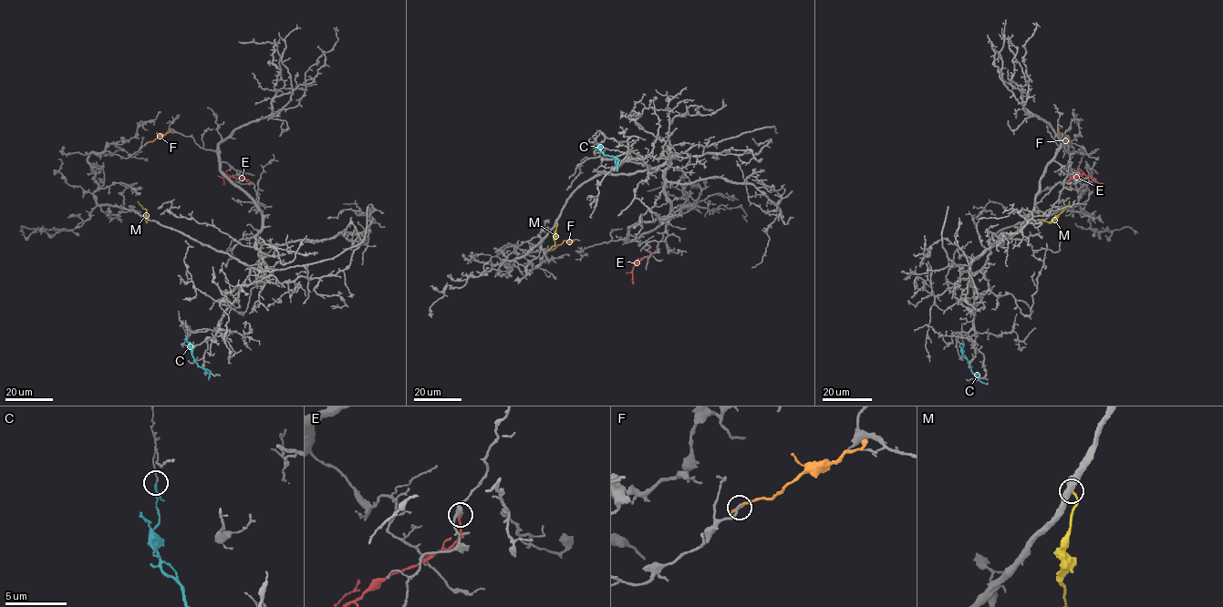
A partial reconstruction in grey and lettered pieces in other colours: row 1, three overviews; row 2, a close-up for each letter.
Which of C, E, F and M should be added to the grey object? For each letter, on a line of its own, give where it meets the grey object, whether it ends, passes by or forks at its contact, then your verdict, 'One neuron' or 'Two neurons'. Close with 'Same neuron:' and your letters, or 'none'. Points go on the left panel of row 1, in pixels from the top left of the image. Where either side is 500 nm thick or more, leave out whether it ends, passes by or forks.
C: Touches grey at (187, 335). It passes by. Two neurons
E: Touches grey at (249, 183). It ends there. Two neurons
F: Touches grey at (146, 143). It ends there. Two neurons
M: Touches grey at (148, 219). It ends there. Two neurons
Same neuron: none

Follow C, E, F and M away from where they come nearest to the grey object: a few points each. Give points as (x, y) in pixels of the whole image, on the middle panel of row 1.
C: (595, 147), (605, 155), (619, 159), (617, 170)
E: (658, 245), (656, 252), (636, 263), (632, 272), (633, 283)
F: (554, 248), (564, 241), (579, 241)
M: (556, 222), (554, 244), (546, 251)

